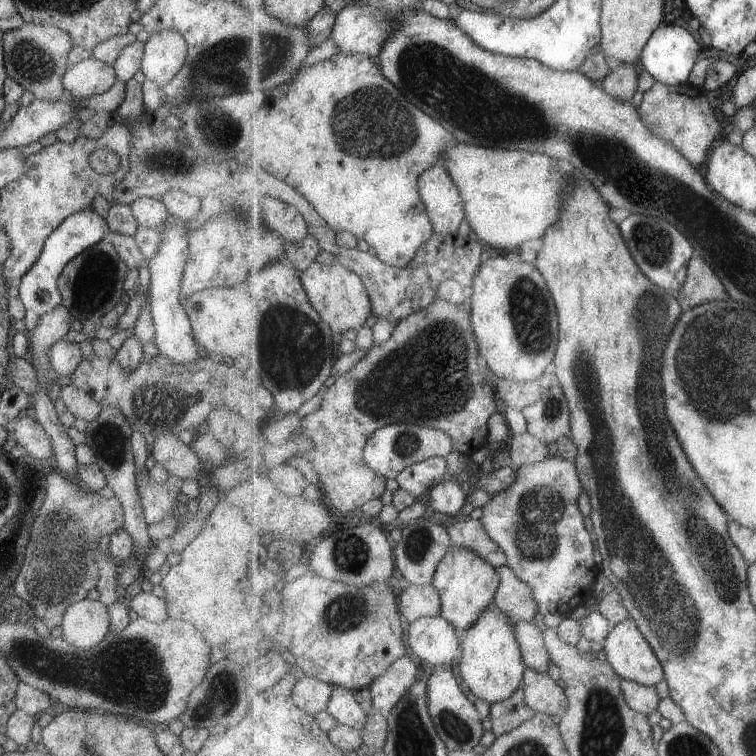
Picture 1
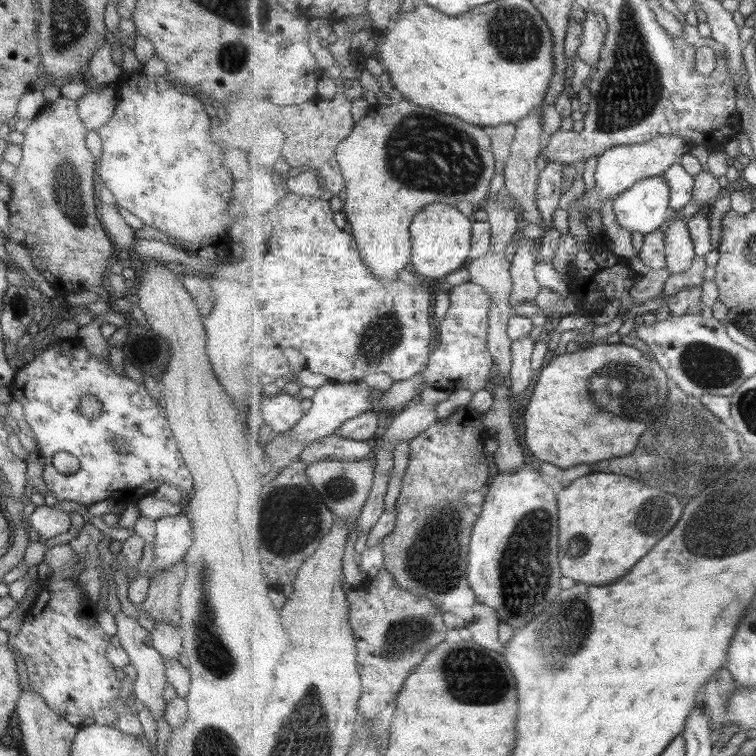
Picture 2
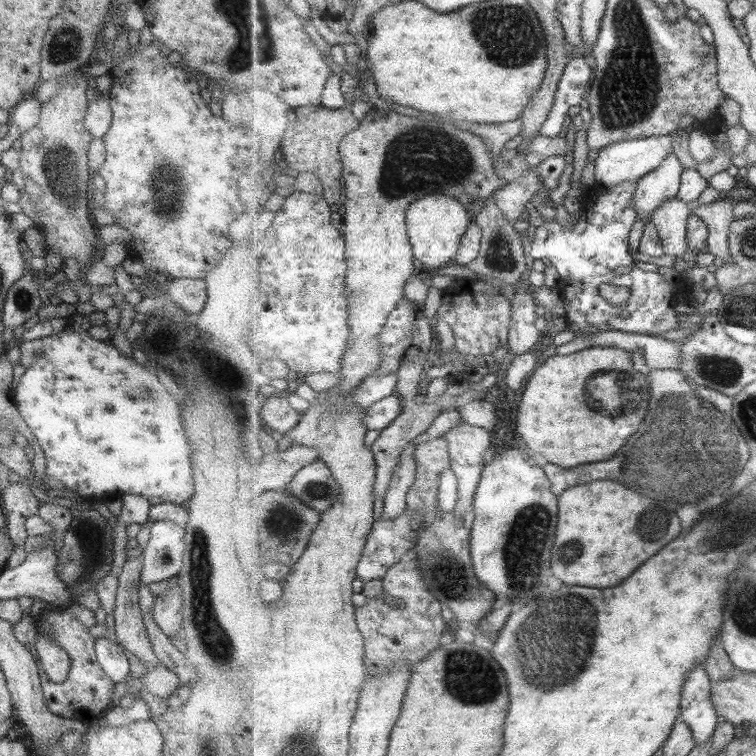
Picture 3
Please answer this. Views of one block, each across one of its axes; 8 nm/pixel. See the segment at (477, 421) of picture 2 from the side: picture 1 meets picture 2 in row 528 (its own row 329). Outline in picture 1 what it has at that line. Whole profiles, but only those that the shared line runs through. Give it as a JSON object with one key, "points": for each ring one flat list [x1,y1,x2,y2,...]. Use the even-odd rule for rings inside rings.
{"points":[[437,299,433,301,427,308,423,310,418,310,414,312,411,316,400,320,397,323,396,329,393,331,392,337,389,338,387,342,376,344,372,346,365,358,360,358,359,362,355,364,353,372,349,372,349,380,347,380,347,374,341,376,339,380,337,379,337,386,331,386,327,396,325,396,325,402,323,406,314,412,313,414,305,416,301,422,303,426,299,426,299,430,303,434,307,434,307,437,314,441,315,448,314,450,301,454,297,452,298,457,307,457,310,460,310,463,317,469,317,472,320,476,321,488,323,499,325,499,328,504,333,509,338,509,342,512,356,511,371,499,380,498,382,494,387,490,385,488,385,482,387,482,385,476,375,472,364,459,364,448,368,445,368,438,372,437,372,434,381,427,385,425,392,425,395,423,409,423,414,425,419,425,422,427,429,427,432,429,439,429,447,434,451,435,454,444,454,450,460,452,464,455,471,455,473,452,477,452,479,448,487,445,490,440,490,421,492,416,499,410,499,400,497,400,495,388,491,388,489,382,483,380,483,374,479,372,479,366,477,366,477,358,480,355,480,346,478,345,478,340,476,337,476,332,472,326,472,313,467,310,467,306,463,304,453,304,447,302,445,299]]}

